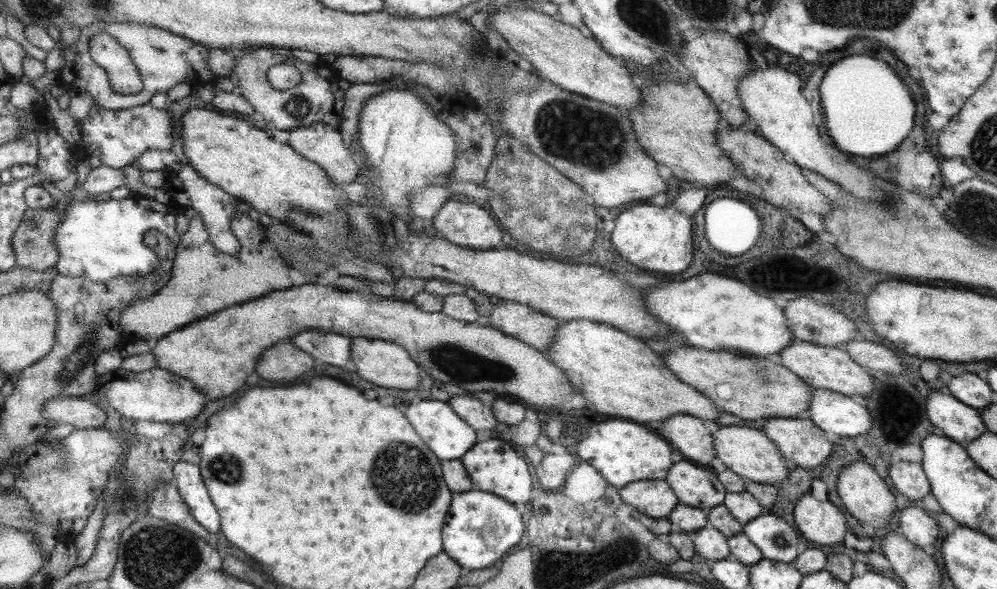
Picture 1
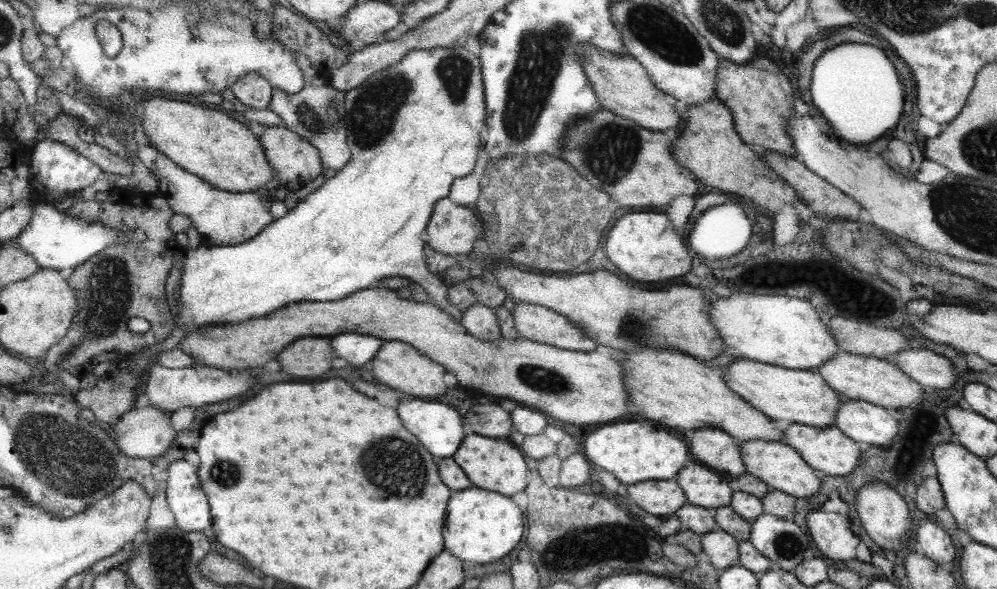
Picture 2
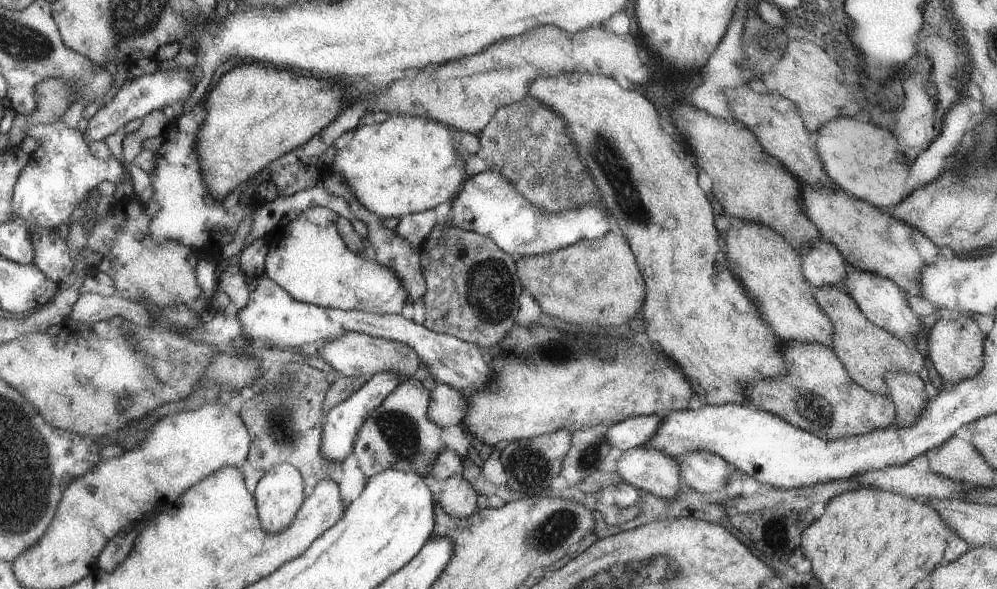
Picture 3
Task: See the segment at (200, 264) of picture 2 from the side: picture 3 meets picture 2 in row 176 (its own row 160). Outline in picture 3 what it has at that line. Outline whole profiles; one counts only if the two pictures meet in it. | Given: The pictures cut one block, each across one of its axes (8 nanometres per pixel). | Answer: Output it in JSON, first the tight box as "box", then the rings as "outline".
{"box":[324,114,468,219],"outline":[[[393,114],[383,122],[355,128],[349,142],[336,150],[332,162],[324,169],[331,175],[342,177],[361,206],[369,212],[380,219],[399,219],[411,213],[432,209],[459,192],[468,176],[464,166],[459,166],[464,164],[464,155],[460,154],[453,142],[455,138],[452,128],[443,123],[418,116]]]}

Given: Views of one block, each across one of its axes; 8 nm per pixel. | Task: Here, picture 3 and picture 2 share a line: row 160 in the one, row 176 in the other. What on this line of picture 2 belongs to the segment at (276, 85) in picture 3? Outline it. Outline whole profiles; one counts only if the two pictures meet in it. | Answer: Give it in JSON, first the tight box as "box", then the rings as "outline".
{"box":[137,98,275,191],"outline":[[[149,98],[137,106],[146,143],[172,159],[178,167],[223,191],[266,191],[265,184],[271,180],[275,170],[267,161],[261,142],[255,140],[245,126],[232,117],[227,118],[224,111],[163,98]]]}

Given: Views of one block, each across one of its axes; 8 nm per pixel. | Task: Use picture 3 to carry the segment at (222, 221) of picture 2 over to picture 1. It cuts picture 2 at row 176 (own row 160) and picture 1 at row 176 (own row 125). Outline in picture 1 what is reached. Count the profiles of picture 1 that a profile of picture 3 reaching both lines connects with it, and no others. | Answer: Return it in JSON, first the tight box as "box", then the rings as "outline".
{"box":[170,163,239,256],"outline":[[[181,163],[180,168],[171,174],[170,179],[174,178],[179,186],[179,191],[177,192],[179,195],[178,202],[184,208],[193,208],[197,215],[201,217],[204,226],[208,230],[211,243],[217,251],[220,251],[221,254],[227,254],[227,256],[235,256],[239,252],[239,243],[237,243],[235,235],[231,233],[230,222],[231,217],[235,214],[235,210],[237,210],[235,207],[237,200],[233,196],[226,194],[223,190],[220,190],[219,187],[201,178],[200,174],[197,174],[197,171],[193,170],[193,167],[189,166],[189,164]]]}

